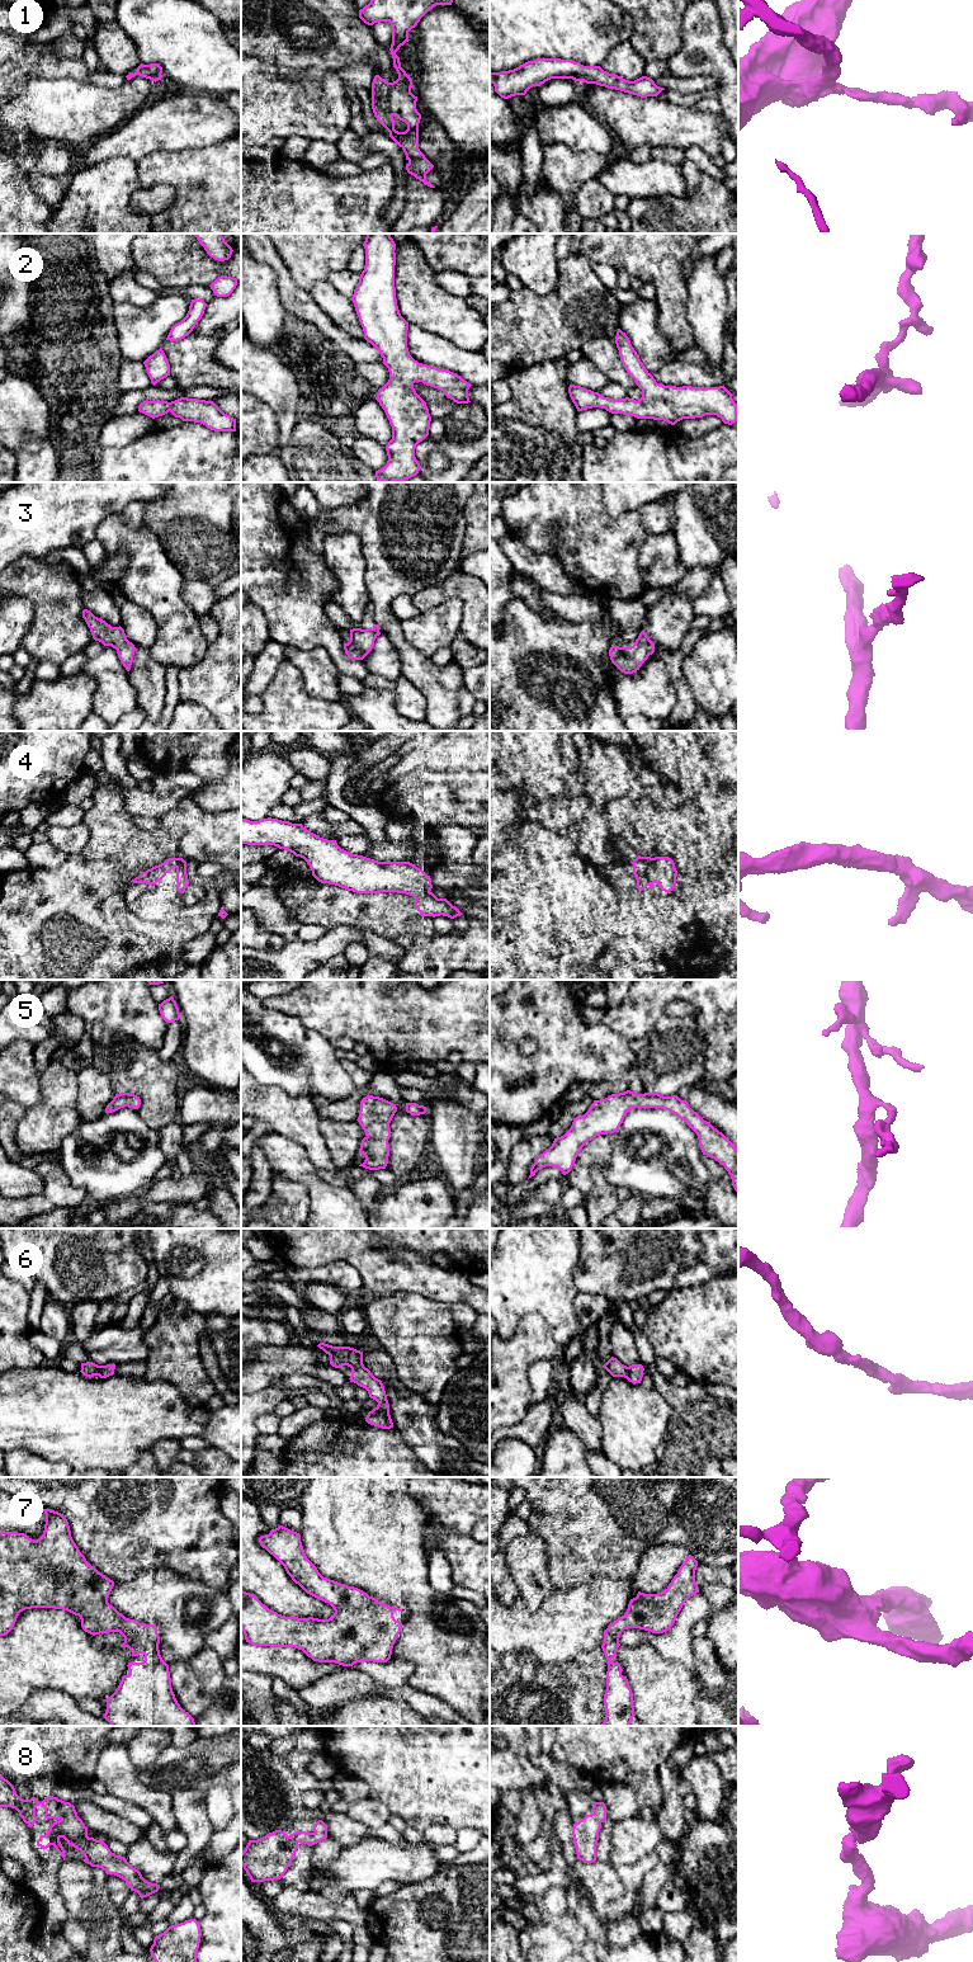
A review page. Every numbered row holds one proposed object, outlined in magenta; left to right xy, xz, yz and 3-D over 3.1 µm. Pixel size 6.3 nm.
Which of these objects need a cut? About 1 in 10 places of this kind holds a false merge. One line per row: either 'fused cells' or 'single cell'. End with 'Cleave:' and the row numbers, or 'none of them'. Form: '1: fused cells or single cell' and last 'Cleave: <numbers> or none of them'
1: single cell
2: single cell
3: single cell
4: single cell
5: single cell
6: single cell
7: single cell
8: single cell
Cleave: none of them

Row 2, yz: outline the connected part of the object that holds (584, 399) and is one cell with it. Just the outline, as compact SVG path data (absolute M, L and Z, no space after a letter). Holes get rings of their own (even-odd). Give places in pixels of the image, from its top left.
M620 329L617 331L615 344L623 367L642 390L642 397L638 401L629 397L614 400L581 386L570 385L568 393L577 411L601 407L611 414L663 420L671 425L682 419L705 415L717 415L728 425L737 421L737 404L724 386L703 388L657 383L641 362L629 338Z

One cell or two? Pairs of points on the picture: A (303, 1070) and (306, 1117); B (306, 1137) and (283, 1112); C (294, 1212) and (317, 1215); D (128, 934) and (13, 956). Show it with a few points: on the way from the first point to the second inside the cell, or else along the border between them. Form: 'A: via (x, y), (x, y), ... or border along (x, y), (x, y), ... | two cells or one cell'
A: border along (275, 1086), (292, 1095), (308, 1094), (312, 1098) | two cells
B: via (302, 1131), (289, 1118) | one cell
C: border along (301, 1184), (306, 1191), (308, 1215) | two cells
D: via (99, 941), (57, 942), (42, 956) | one cell

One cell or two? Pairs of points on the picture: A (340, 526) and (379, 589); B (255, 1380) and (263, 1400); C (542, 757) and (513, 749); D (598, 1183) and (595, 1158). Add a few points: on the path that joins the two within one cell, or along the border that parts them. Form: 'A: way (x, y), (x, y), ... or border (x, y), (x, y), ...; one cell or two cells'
A: way (360, 529), (379, 548), (379, 569); one cell
B: border (267, 1390), (254, 1392); two cells
C: border (520, 744), (524, 759), (522, 782); two cells
D: border (595, 1166), (591, 1171), (591, 1187), (587, 1191); two cells

